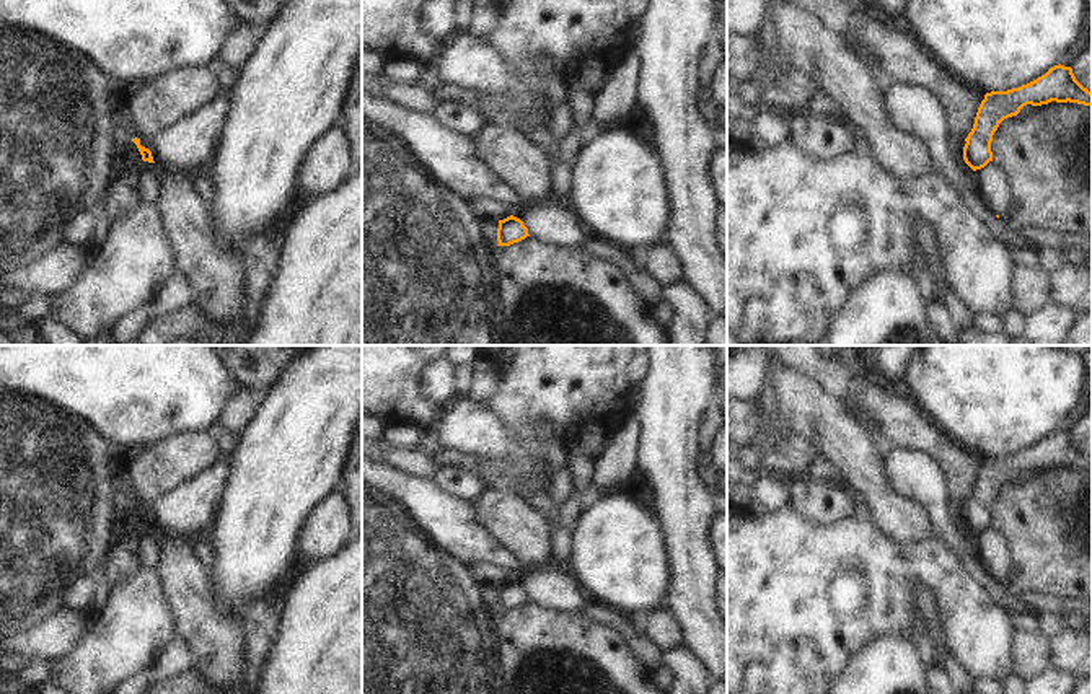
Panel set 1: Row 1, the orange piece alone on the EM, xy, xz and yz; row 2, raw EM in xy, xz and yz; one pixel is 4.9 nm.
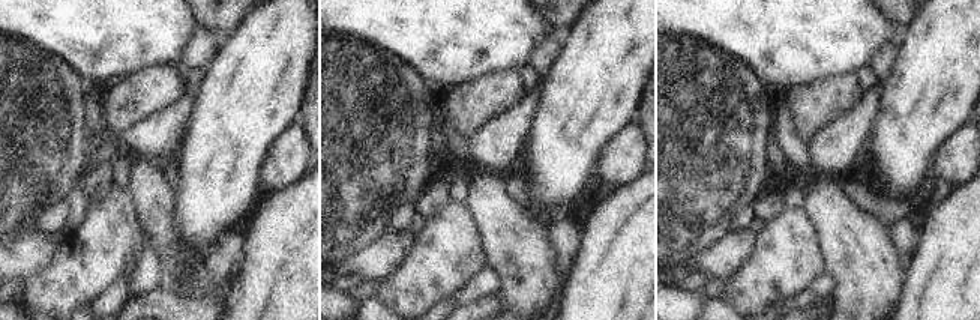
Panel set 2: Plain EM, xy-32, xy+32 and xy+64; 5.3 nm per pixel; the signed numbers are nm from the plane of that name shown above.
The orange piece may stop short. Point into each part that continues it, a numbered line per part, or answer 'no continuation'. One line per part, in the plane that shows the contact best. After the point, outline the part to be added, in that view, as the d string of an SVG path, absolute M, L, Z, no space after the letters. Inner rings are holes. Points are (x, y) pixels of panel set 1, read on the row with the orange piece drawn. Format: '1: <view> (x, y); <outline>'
no continuation

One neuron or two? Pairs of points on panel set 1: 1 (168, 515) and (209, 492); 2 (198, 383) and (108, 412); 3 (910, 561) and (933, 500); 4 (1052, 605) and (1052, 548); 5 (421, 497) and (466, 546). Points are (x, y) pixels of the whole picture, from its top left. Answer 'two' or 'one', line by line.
1: one
2: one
3: two
4: two
5: one

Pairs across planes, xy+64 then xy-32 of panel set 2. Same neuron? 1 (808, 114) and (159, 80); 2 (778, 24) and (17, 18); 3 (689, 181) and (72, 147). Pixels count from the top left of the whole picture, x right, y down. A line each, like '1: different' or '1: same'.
1: same
2: same
3: same

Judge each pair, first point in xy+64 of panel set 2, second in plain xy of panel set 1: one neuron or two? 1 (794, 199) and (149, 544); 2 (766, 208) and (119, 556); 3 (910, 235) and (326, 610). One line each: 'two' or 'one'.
1: one
2: one
3: two

